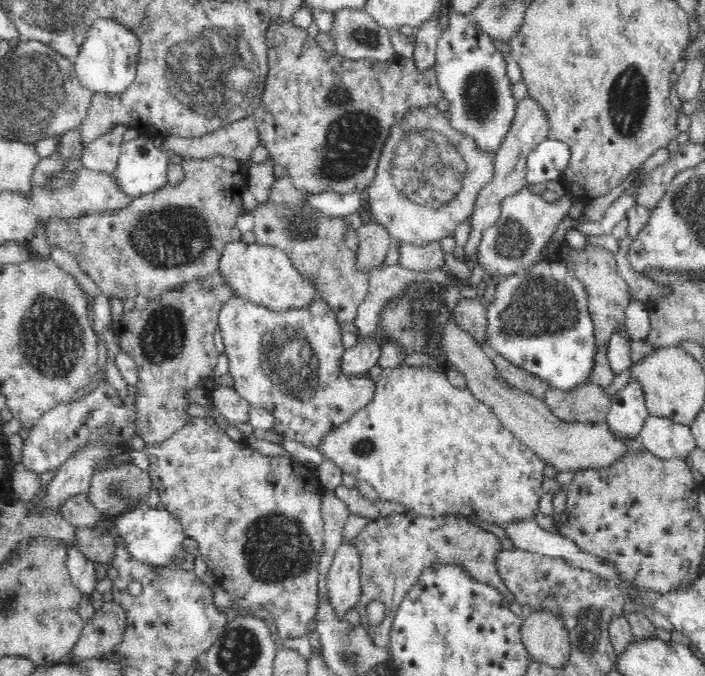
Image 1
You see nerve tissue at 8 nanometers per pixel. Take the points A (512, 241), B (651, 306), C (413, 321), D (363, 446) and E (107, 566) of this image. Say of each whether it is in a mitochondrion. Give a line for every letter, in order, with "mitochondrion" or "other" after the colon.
A: mitochondrion
B: other
C: mitochondrion
D: mitochondrion
E: other

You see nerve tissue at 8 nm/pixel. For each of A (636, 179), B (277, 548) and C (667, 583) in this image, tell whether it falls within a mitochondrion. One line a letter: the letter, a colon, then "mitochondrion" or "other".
A: other
B: mitochondrion
C: other

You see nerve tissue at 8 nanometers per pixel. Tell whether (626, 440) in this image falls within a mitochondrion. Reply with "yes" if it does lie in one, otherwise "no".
no

